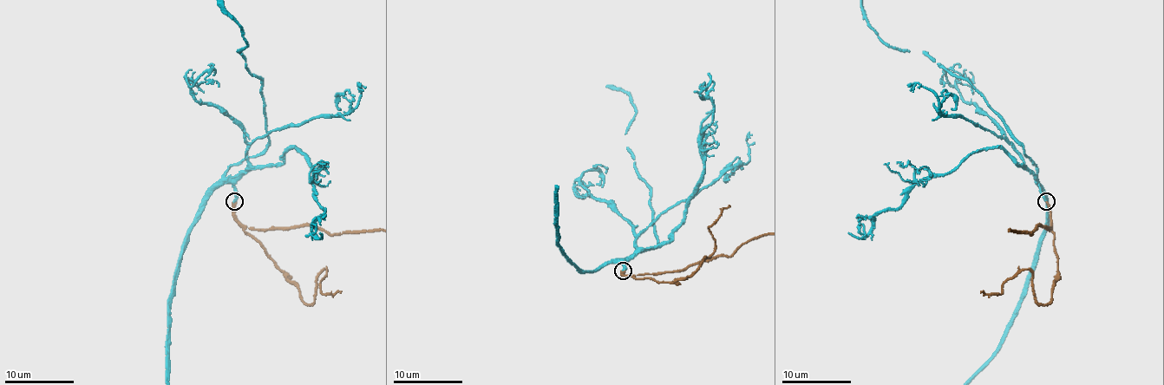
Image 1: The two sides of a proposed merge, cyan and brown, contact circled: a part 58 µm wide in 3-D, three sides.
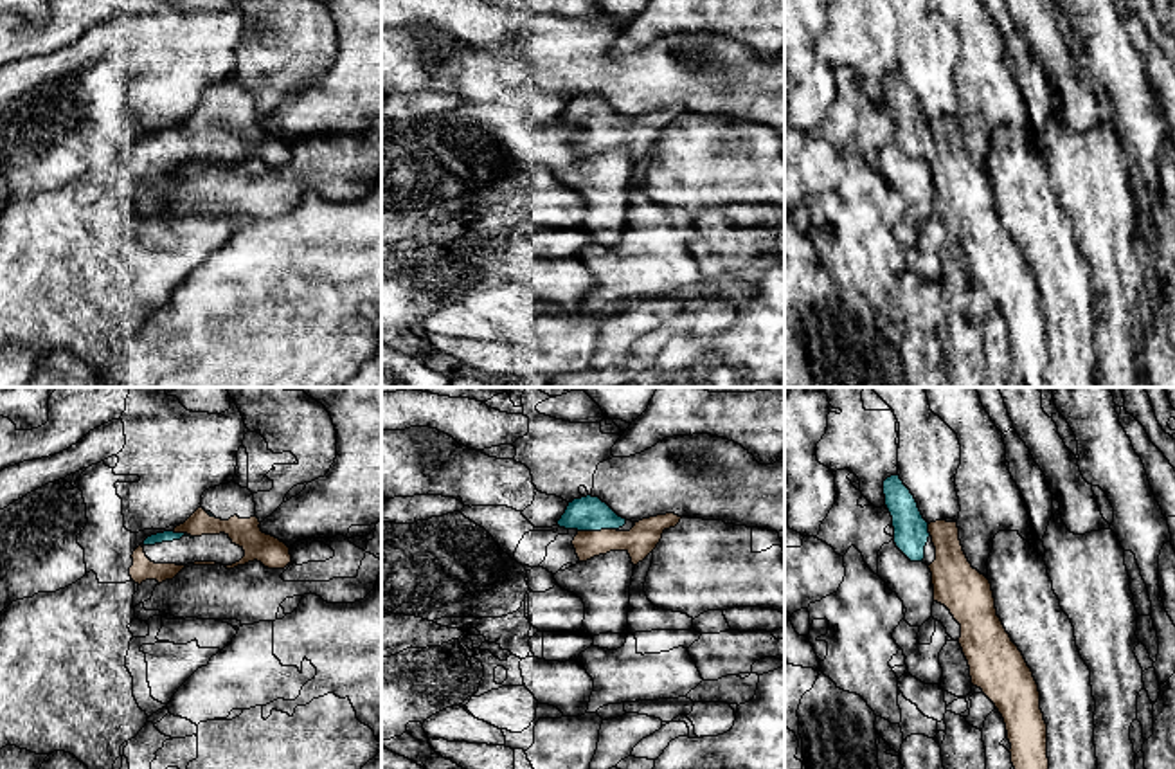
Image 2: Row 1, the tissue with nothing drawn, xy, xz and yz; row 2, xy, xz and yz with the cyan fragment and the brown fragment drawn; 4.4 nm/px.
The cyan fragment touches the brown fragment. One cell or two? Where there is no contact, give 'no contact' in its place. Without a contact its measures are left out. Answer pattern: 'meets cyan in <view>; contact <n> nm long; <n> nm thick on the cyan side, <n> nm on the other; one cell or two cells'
meets cyan in xz; contact 180 nm long; 160 nm thick on the cyan side, 140 nm on the other; one cell

